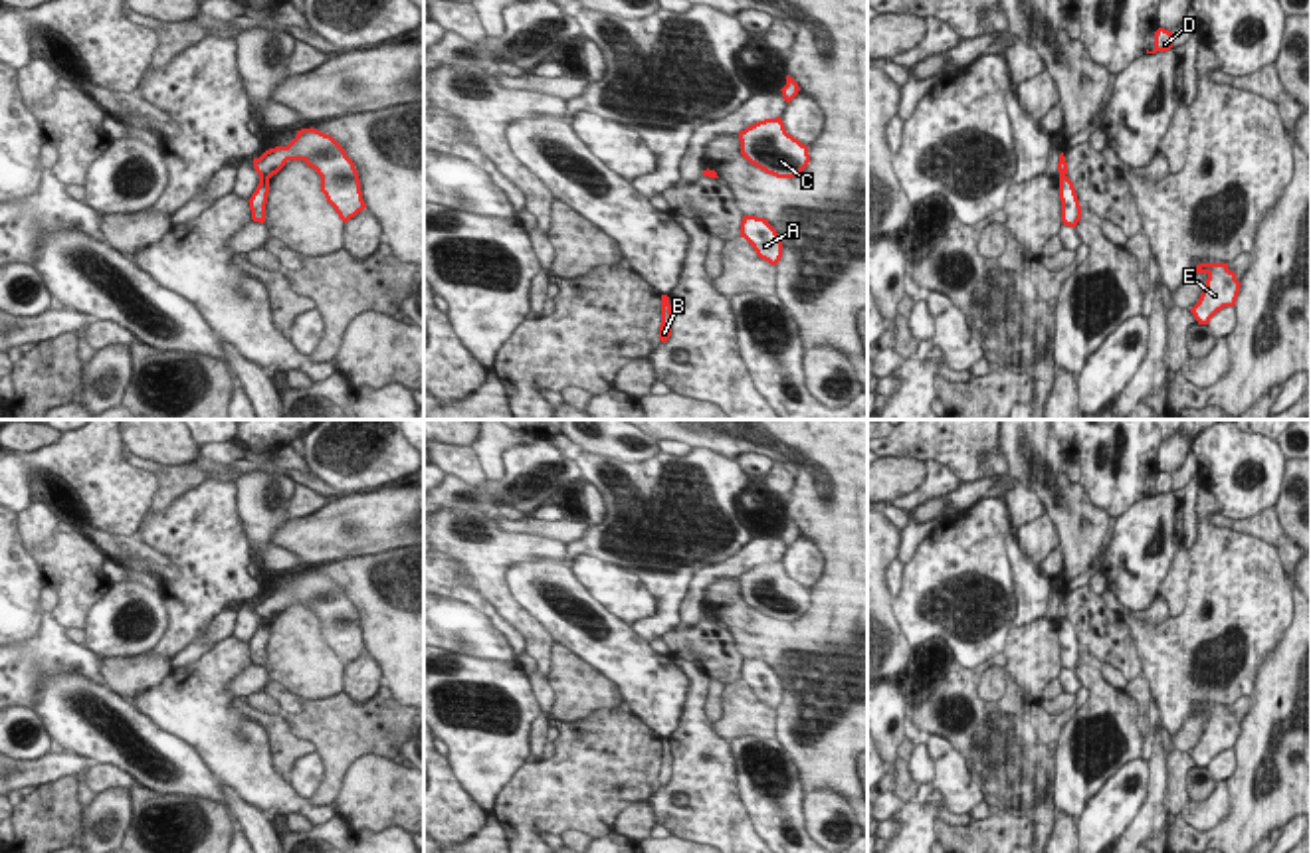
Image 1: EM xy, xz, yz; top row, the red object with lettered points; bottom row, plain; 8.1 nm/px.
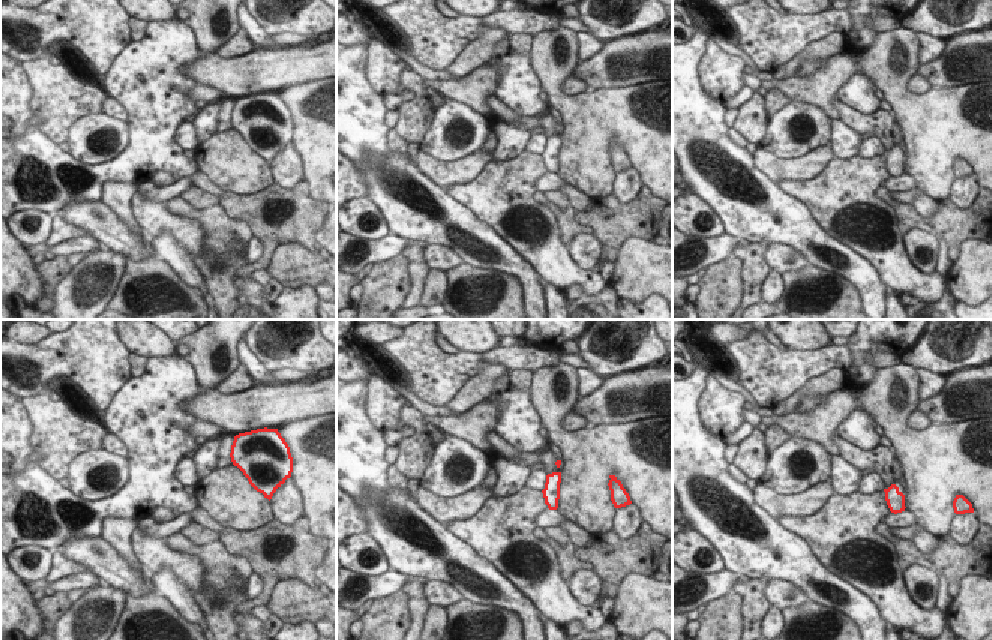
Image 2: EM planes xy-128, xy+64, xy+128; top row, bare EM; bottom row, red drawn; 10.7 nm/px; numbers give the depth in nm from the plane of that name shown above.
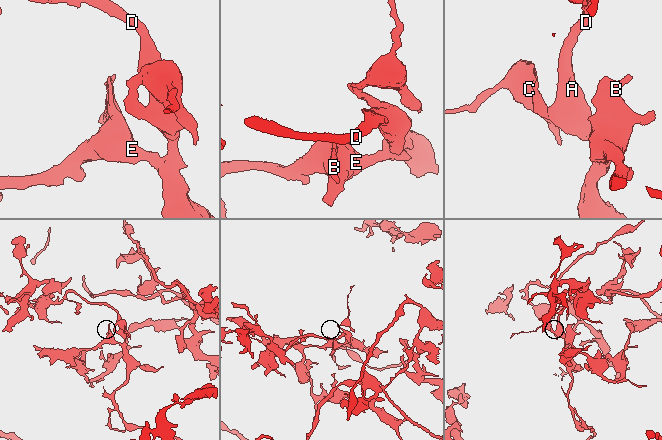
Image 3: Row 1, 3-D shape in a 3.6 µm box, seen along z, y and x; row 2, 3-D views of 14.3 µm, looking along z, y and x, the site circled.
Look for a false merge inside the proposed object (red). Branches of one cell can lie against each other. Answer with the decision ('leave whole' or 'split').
split

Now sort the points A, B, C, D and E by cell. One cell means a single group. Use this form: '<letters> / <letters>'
A B D E / C

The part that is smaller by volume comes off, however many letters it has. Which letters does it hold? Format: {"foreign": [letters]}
{"foreign": ["C"]}

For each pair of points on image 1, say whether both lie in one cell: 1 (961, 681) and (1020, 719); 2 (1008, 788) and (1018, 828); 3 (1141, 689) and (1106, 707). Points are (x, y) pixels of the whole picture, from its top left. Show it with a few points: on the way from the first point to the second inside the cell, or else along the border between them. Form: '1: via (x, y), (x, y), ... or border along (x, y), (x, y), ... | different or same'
1: via (969, 697), (993, 719), (1005, 719) | same
2: border along (999, 810), (1016, 816) | different
3: border along (1123, 691), (1135, 703), (1135, 727), (1143, 739) | different

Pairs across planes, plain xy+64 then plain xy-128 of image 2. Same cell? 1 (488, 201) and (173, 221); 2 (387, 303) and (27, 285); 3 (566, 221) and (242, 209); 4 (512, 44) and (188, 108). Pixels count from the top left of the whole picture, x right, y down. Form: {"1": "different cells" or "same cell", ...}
{"1": "same cell", "2": "different cells", "3": "different cells", "4": "same cell"}

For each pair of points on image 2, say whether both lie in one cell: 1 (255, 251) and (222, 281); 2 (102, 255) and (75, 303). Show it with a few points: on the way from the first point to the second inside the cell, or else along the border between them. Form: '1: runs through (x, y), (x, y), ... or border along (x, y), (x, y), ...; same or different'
1: border along (252, 236), (245, 246), (245, 263); different
2: runs through (102, 267), (86, 291); same

